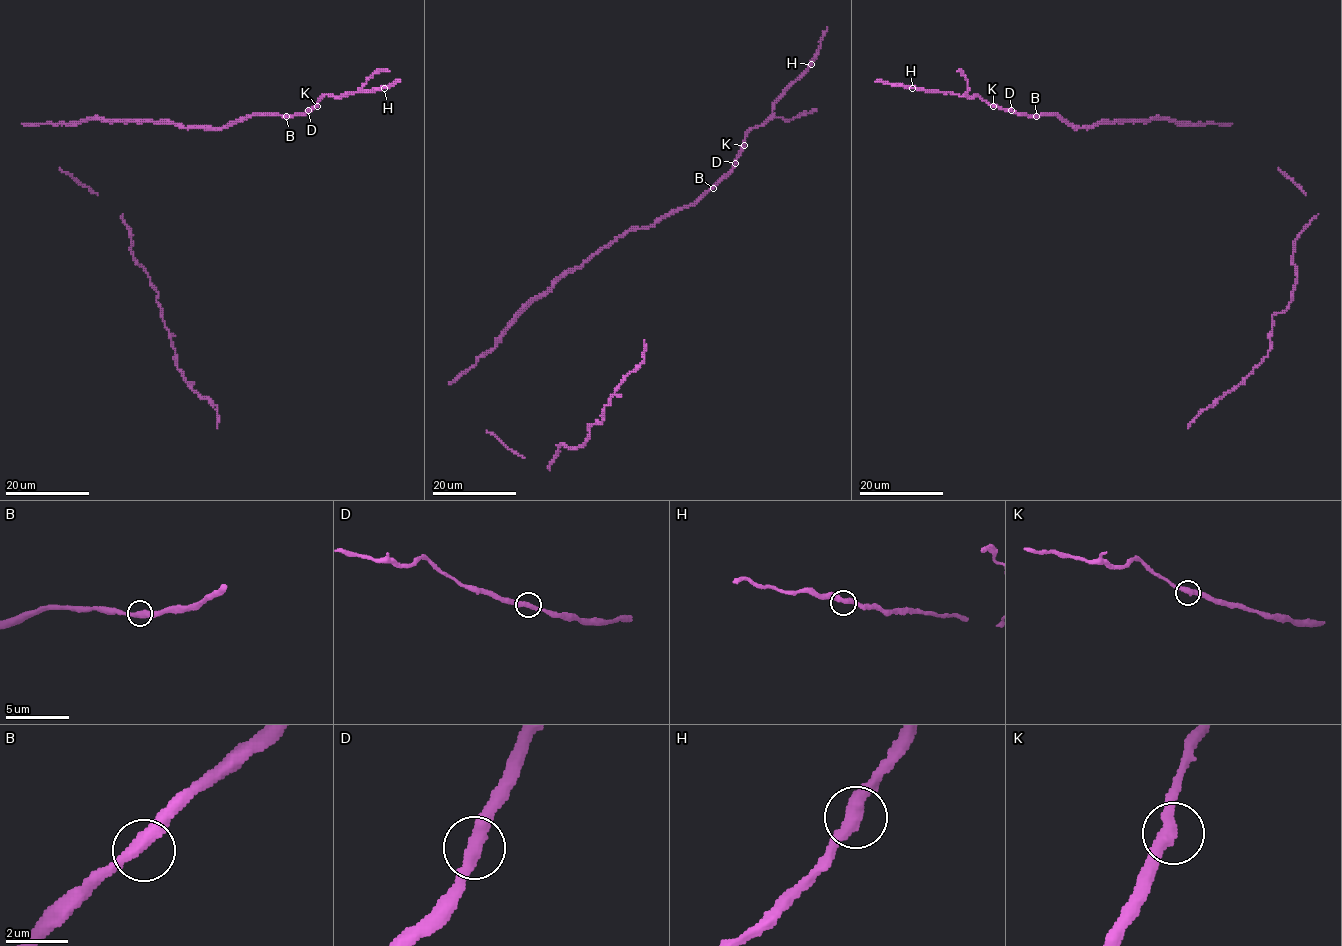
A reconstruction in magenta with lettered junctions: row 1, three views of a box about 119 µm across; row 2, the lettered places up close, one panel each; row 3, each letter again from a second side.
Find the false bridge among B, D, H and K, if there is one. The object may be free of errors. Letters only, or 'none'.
none

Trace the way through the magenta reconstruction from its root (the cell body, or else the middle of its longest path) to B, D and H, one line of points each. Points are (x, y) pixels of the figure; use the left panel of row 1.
B: (61, 123), (104, 118), (170, 121), (184, 127), (227, 127), (253, 115), (286, 116)
D: (61, 123), (104, 118), (170, 121), (184, 127), (227, 127), (253, 115), (299, 116), (308, 110)
H: (61, 123), (104, 118), (227, 127), (253, 115), (299, 116), (324, 95), (384, 88)

